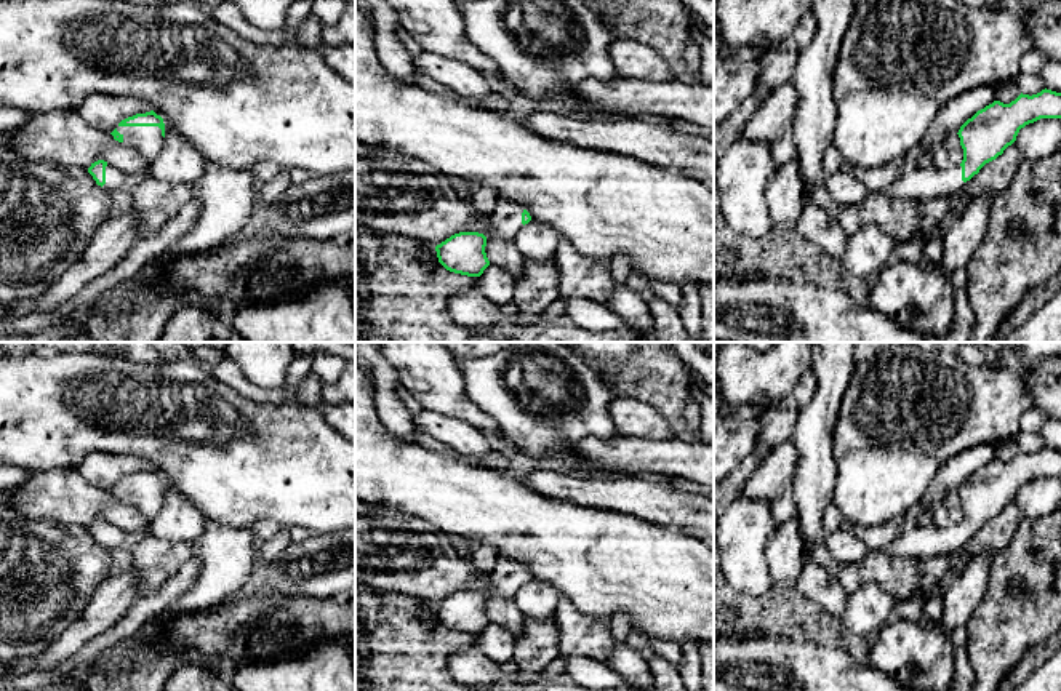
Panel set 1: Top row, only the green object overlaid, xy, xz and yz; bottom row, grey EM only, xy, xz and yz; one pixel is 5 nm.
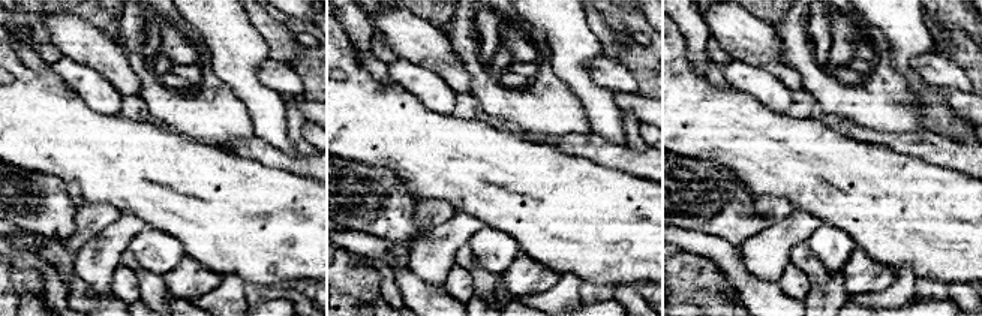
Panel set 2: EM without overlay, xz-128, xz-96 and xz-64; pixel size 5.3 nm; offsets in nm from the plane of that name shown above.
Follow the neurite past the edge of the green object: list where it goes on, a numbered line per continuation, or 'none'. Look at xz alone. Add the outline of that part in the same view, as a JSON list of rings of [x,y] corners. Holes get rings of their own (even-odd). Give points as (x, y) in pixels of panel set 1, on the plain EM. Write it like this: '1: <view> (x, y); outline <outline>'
1: xz (506, 576); outline [[[498,558],[494,563],[494,568],[490,573],[490,585],[491,590],[485,595],[498,595],[504,598],[514,598],[517,590],[520,589],[522,582],[522,571],[523,565],[507,560],[507,558]]]

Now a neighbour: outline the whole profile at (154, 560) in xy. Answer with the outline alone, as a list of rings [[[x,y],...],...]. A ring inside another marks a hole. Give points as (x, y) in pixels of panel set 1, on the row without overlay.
[[[149,531],[131,549],[131,568],[138,577],[138,598],[154,595],[194,557],[194,544],[173,544]]]

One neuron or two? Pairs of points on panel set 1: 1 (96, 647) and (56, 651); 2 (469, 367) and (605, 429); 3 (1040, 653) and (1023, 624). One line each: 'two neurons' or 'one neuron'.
1: two neurons
2: one neuron
3: two neurons

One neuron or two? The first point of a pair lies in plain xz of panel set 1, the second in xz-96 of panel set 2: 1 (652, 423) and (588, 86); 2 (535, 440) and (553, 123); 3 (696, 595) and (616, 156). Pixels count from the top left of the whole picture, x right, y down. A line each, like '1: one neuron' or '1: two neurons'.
1: two neurons
2: one neuron
3: two neurons

